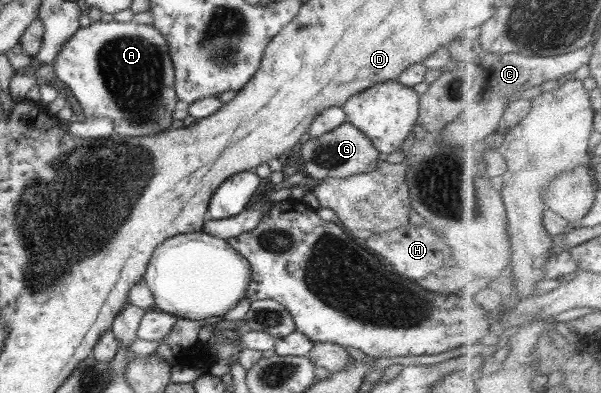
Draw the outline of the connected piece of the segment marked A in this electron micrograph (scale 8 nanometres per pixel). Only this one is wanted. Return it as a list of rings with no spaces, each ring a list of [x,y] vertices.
[[[134,20],[129,23],[92,22],[88,27],[78,28],[72,38],[60,46],[51,65],[55,77],[70,88],[81,104],[85,118],[110,118],[114,122],[114,133],[120,136],[152,136],[170,129],[173,121],[171,112],[181,105],[174,89],[175,70],[166,38],[151,24],[143,25]]]

